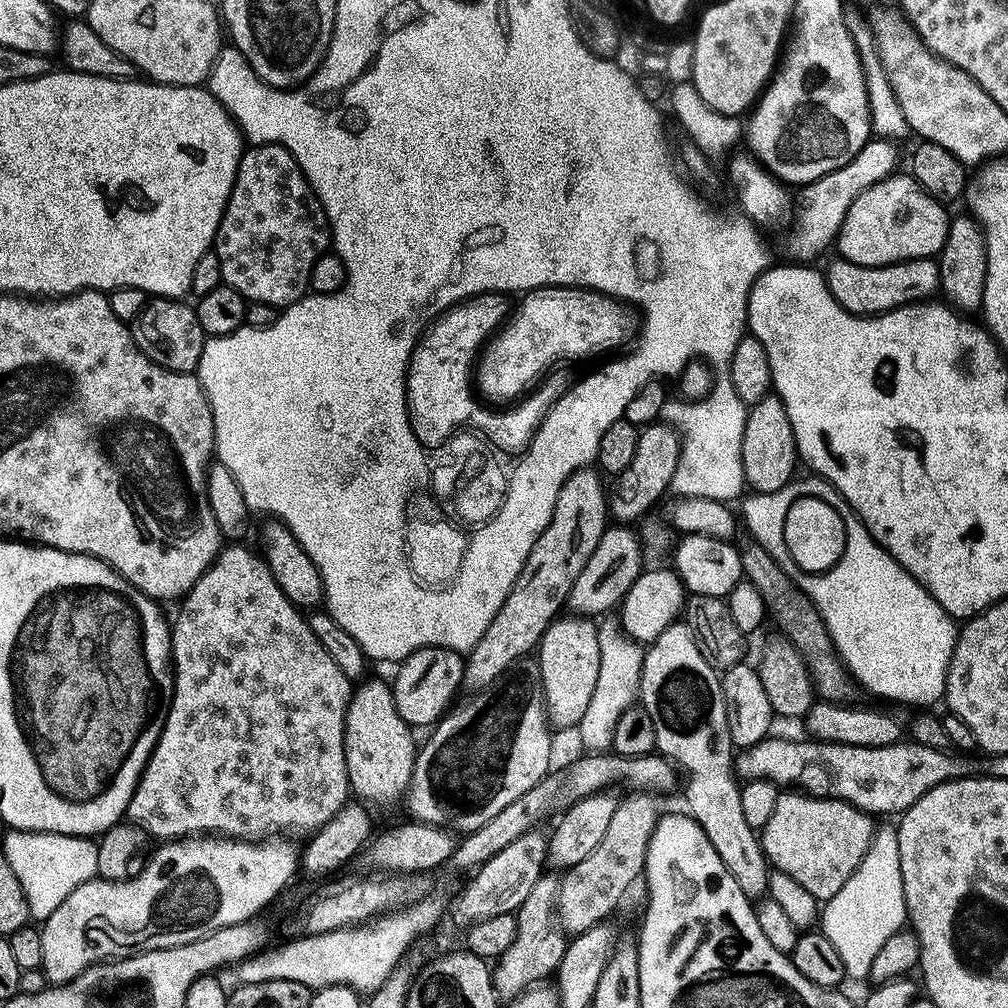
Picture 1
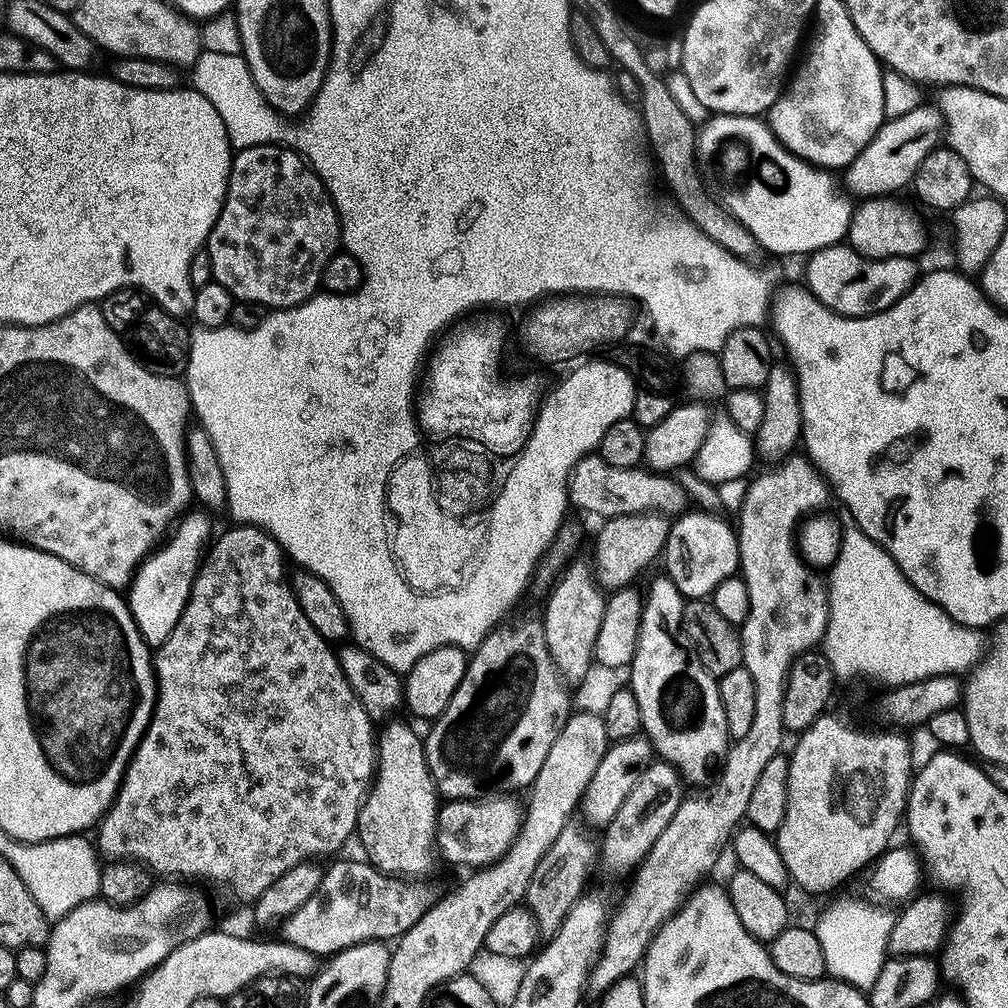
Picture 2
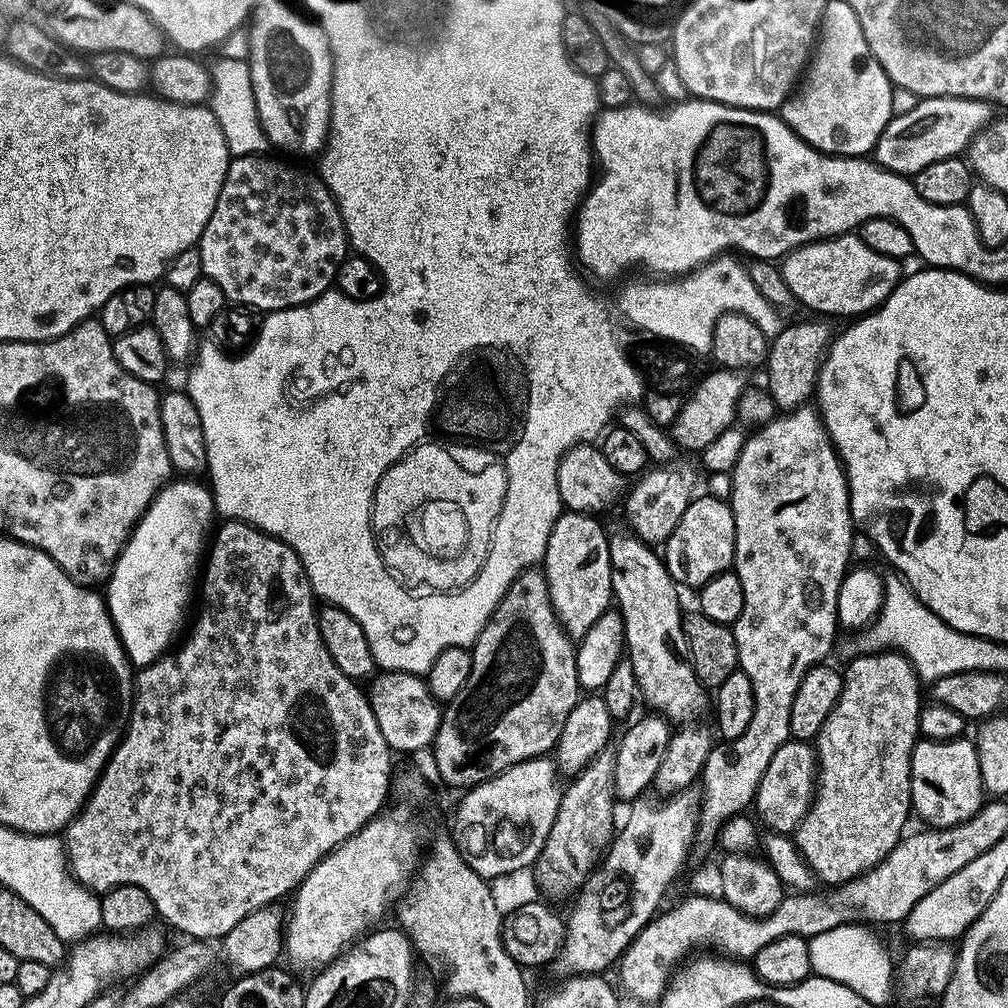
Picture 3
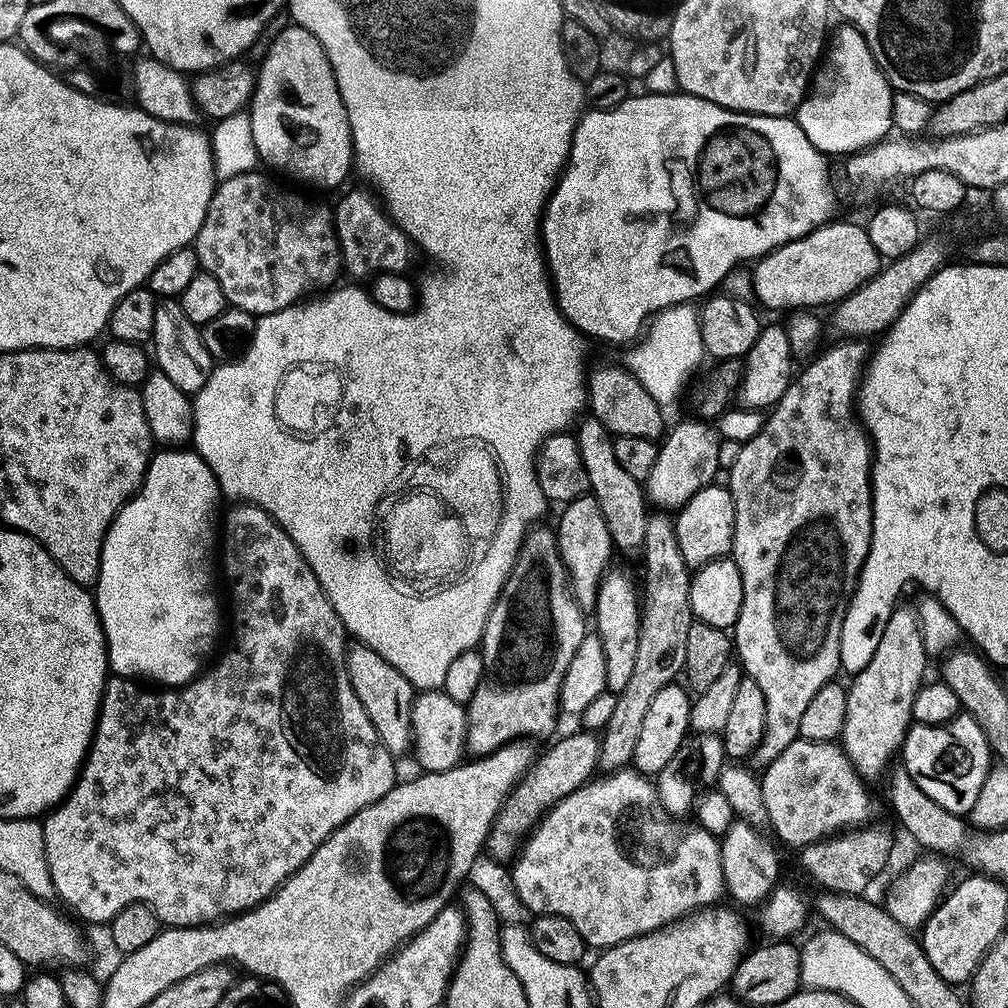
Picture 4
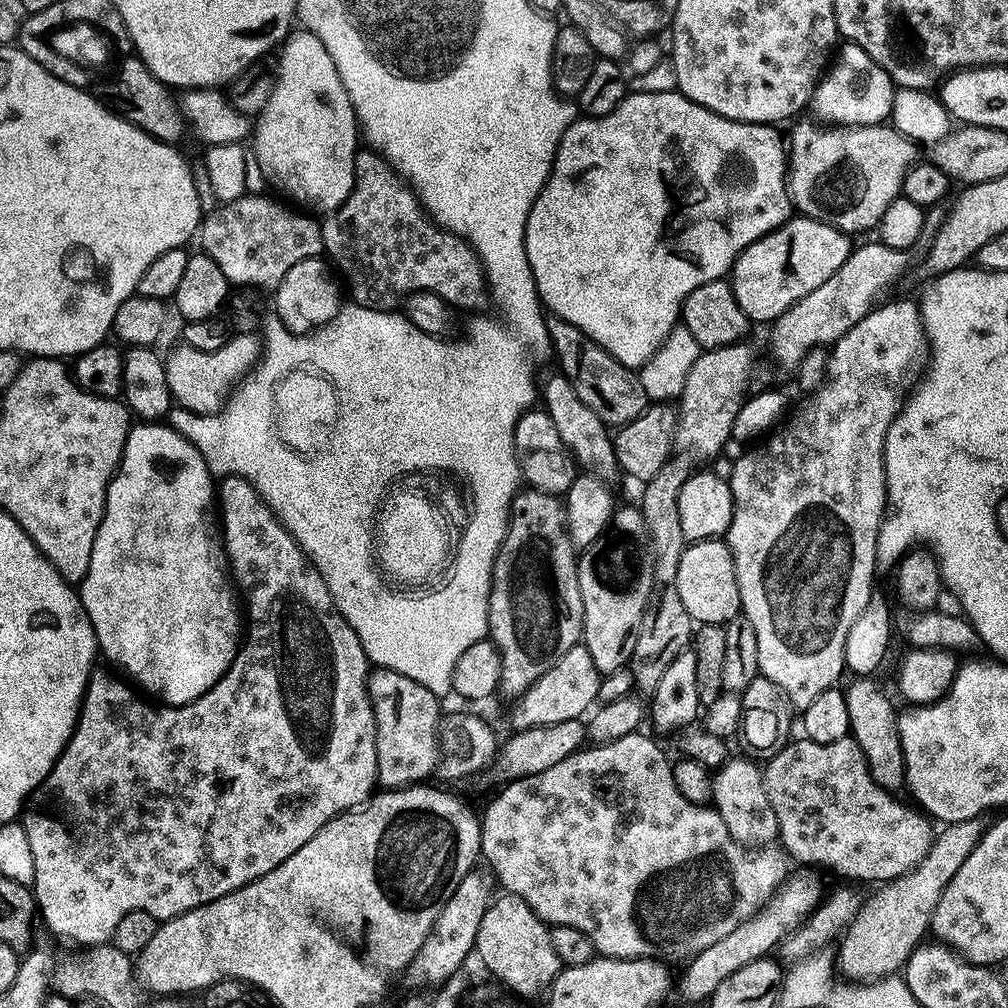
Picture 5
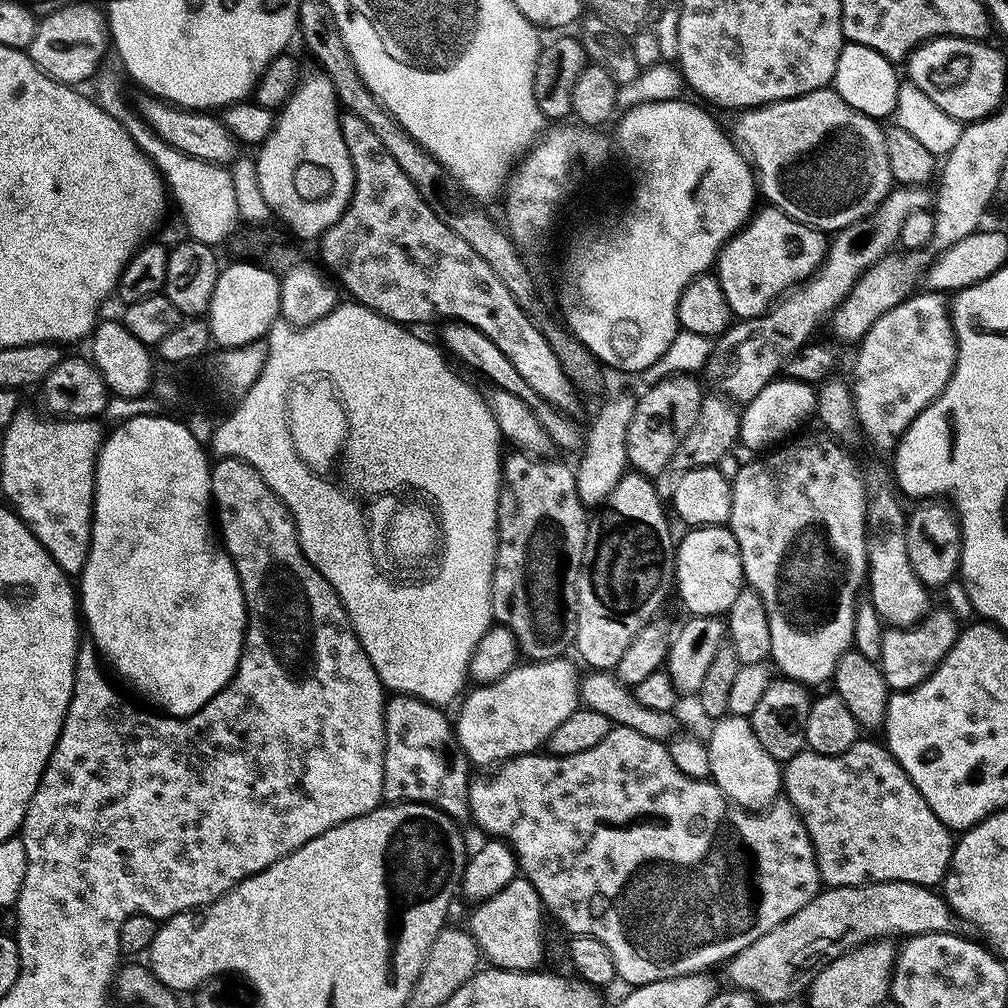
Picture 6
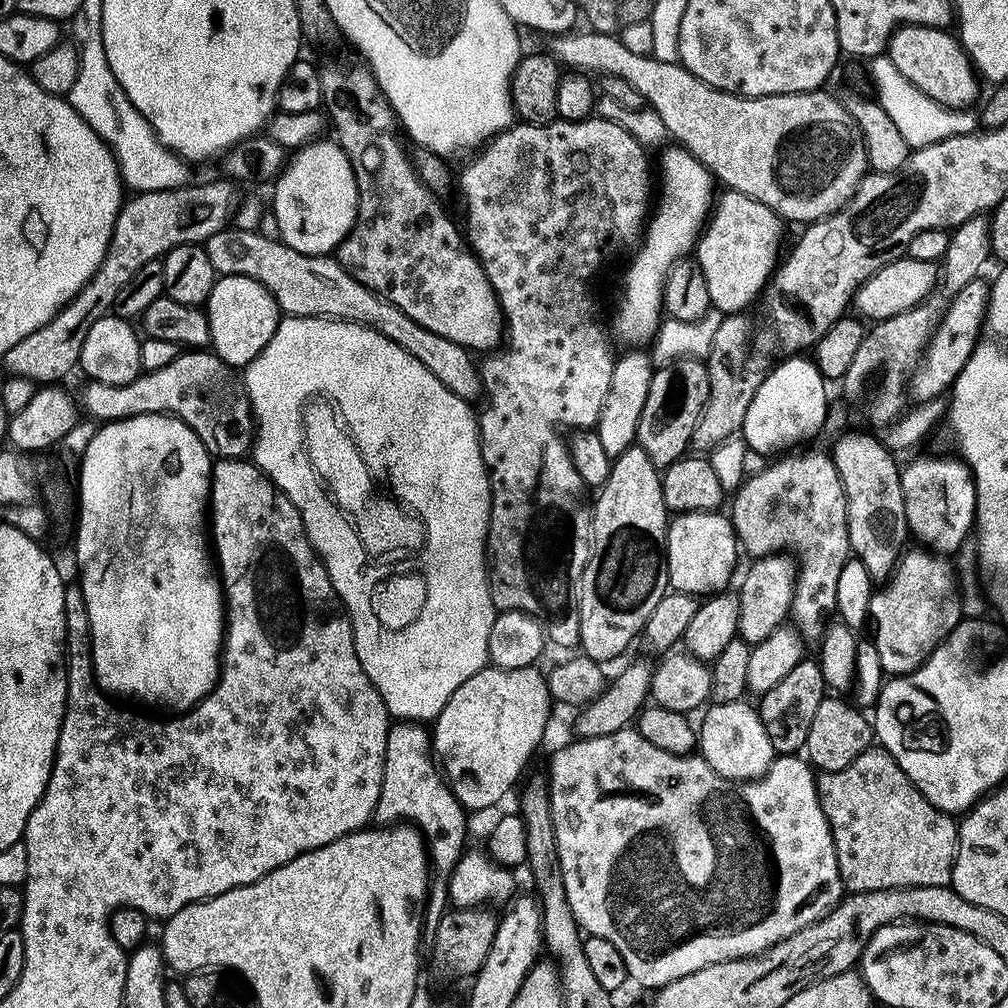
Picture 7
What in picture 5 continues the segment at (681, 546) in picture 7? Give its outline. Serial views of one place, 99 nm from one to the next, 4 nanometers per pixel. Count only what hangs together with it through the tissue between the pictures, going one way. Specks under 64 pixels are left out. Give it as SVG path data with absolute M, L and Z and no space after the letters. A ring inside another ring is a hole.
M723 539L697 540L689 543L682 554L682 562L678 562L678 598L682 598L682 606L686 606L686 614L697 625L718 624L724 626L740 612L740 591L736 581L736 571L732 561L732 552Z

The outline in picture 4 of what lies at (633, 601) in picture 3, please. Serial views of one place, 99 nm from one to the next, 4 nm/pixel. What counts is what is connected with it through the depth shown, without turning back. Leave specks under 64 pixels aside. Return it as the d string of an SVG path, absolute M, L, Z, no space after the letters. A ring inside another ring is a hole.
M591 414L585 415L575 425L574 437L581 454L582 466L588 475L590 495L598 502L602 518L606 518L606 530L610 530L613 545L619 551L621 548L624 552L639 553L644 546L646 522L650 515L645 485L639 480L630 478L630 474L626 474L626 470L618 466L618 458L614 458L613 437L609 435L606 426Z

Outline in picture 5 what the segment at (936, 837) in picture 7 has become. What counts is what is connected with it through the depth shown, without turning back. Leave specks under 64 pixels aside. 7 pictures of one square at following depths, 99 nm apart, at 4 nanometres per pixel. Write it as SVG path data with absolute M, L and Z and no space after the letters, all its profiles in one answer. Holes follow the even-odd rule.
M851 735L843 736L838 742L833 744L823 744L822 742L814 742L807 738L799 738L793 744L785 743L783 746L777 747L771 753L770 759L772 761L767 765L763 765L762 771L764 774L764 785L766 792L770 798L770 806L774 810L774 818L776 819L776 831L778 833L779 843L782 845L783 851L787 853L793 861L797 860L797 865L800 866L816 866L812 864L828 864L832 860L832 868L840 876L845 876L845 881L856 882L852 880L876 880L875 882L885 882L889 880L898 879L904 876L912 868L917 867L932 846L934 839L934 829L932 830L933 821L919 807L913 806L911 808L908 804L903 804L899 800L895 791L883 788L883 786L876 781L874 774L870 772L870 766L866 762L866 758L862 754L862 750L858 746L858 742L853 740Z

